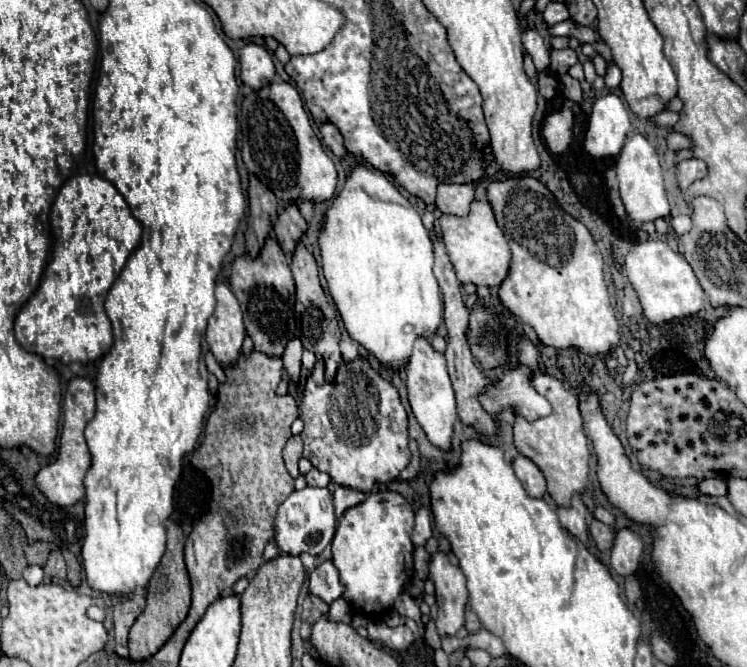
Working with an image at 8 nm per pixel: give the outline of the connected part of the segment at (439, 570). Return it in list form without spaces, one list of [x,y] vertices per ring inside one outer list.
[[[445,554],[431,556],[429,578],[435,582],[435,598],[439,606],[437,632],[453,636],[465,624],[467,588],[459,566],[453,566]]]

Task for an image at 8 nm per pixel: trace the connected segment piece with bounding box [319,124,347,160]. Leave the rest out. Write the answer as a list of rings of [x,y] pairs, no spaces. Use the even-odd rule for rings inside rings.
[[[321,124],[321,136],[323,136],[323,140],[325,140],[325,144],[327,144],[327,148],[337,156],[337,158],[345,158],[347,156],[347,150],[345,150],[345,144],[343,144],[343,136],[341,136],[341,132],[333,126],[333,124]]]

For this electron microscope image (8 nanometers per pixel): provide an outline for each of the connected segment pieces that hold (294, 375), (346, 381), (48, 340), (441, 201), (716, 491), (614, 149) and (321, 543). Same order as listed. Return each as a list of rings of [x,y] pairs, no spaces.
[[[291,340],[283,354],[283,366],[285,366],[285,372],[287,372],[291,384],[299,384],[299,380],[301,380],[301,352],[303,352],[301,342]]]
[[[317,358],[315,370],[303,386],[301,420],[305,422],[305,430],[301,432],[305,444],[303,456],[317,470],[327,472],[331,480],[339,486],[347,486],[367,494],[375,484],[395,480],[411,460],[411,452],[407,446],[407,412],[399,400],[399,394],[393,384],[383,380],[363,358],[347,364],[343,362],[333,382],[327,382],[323,378],[323,360]]]
[[[89,174],[73,176],[69,182],[63,184],[53,202],[49,222],[55,242],[51,246],[51,254],[35,294],[15,316],[13,332],[17,342],[27,352],[33,352],[41,358],[63,362],[93,362],[111,350],[111,320],[105,314],[103,300],[107,296],[107,290],[113,286],[115,278],[123,270],[129,254],[137,248],[142,226],[133,218],[127,202],[109,180]]]
[[[439,184],[435,206],[443,214],[467,216],[469,204],[473,202],[473,188],[469,184]]]
[[[703,478],[697,488],[703,494],[711,494],[711,496],[725,496],[727,494],[727,484],[723,478]]]
[[[613,92],[603,94],[601,98],[595,100],[589,116],[589,124],[583,140],[585,154],[589,158],[617,156],[623,148],[629,128],[631,128],[629,114],[621,98]]]
[[[303,488],[295,490],[283,504],[277,516],[277,532],[275,540],[285,554],[301,554],[307,552],[311,556],[319,556],[333,540],[335,534],[335,512],[333,512],[333,498],[327,488]]]

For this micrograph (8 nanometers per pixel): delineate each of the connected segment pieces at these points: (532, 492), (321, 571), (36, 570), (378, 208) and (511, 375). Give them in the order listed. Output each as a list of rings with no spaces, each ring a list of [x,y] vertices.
[[[517,456],[513,460],[513,470],[517,474],[517,478],[521,480],[525,492],[531,496],[531,498],[543,498],[545,496],[545,490],[547,490],[547,482],[545,482],[545,476],[541,474],[541,470],[525,456]]]
[[[325,560],[323,564],[319,564],[311,576],[309,576],[309,590],[323,598],[327,604],[331,604],[333,600],[337,600],[343,594],[343,584],[339,582],[339,572],[335,568],[335,564],[331,560]]]
[[[29,566],[25,572],[23,572],[23,578],[29,586],[37,586],[43,582],[43,568],[41,566]]]
[[[355,166],[351,176],[347,178],[343,190],[339,192],[339,196],[333,200],[331,208],[327,210],[327,220],[325,220],[325,228],[319,236],[319,246],[321,246],[321,258],[323,258],[323,276],[327,280],[329,286],[329,294],[341,314],[341,320],[349,332],[349,336],[353,340],[357,340],[367,352],[371,352],[381,366],[389,368],[389,370],[401,370],[405,364],[409,364],[409,356],[413,350],[413,344],[417,338],[433,338],[443,322],[443,300],[441,300],[441,290],[437,284],[437,278],[433,276],[433,246],[429,240],[427,230],[421,224],[421,216],[415,212],[415,208],[409,204],[407,198],[403,198],[399,194],[399,190],[387,180],[387,176],[379,170],[371,170],[365,166]]]
[[[523,338],[523,340],[519,342],[519,352],[521,352],[521,366],[515,368],[515,370],[507,370],[505,376],[503,376],[503,380],[497,382],[497,390],[489,390],[489,392],[483,394],[481,404],[483,404],[483,408],[485,408],[487,412],[503,412],[503,408],[509,406],[513,412],[525,416],[527,420],[535,420],[535,418],[547,416],[547,414],[551,412],[549,402],[547,402],[541,394],[537,394],[537,392],[533,390],[533,386],[529,384],[533,372],[539,372],[539,370],[541,370],[541,368],[539,368],[539,362],[537,362],[537,360],[539,360],[539,352],[537,352],[537,348],[531,344],[529,338]]]

